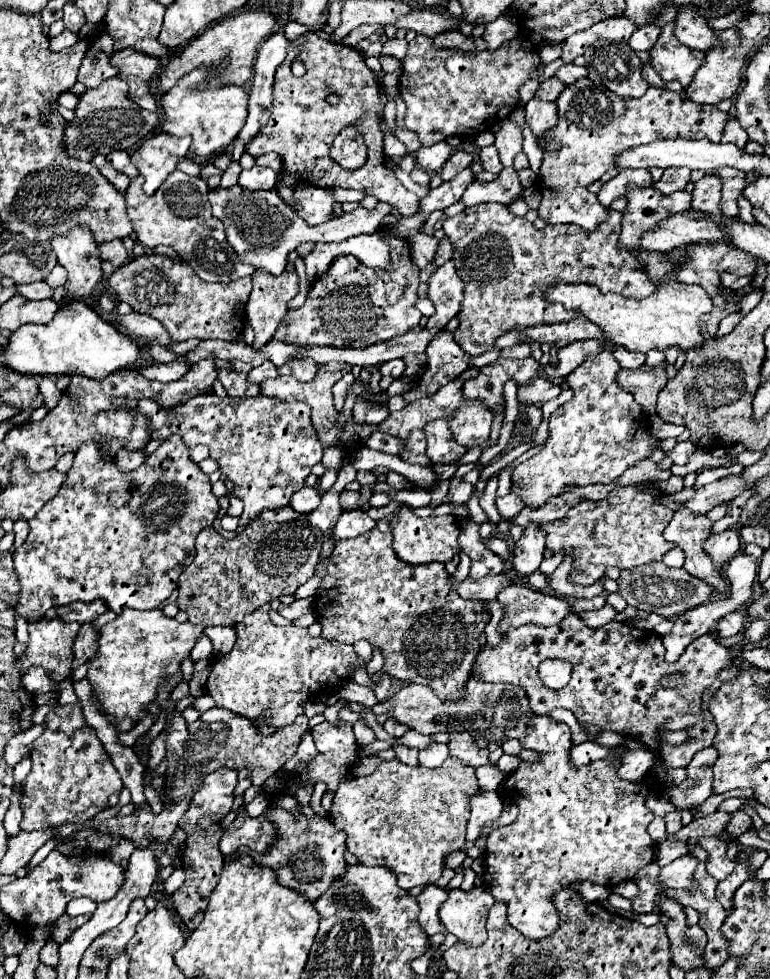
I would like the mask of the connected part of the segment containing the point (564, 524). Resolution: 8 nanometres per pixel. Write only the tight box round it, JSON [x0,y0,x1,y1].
[541,486,675,586]

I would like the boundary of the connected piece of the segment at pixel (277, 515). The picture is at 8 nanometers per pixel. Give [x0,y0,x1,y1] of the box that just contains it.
[261,506,305,522]

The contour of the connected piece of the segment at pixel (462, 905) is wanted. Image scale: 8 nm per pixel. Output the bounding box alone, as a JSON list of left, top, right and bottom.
[439,888,495,946]

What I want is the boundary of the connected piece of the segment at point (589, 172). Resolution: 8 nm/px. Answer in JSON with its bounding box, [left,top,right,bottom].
[541,80,727,232]

